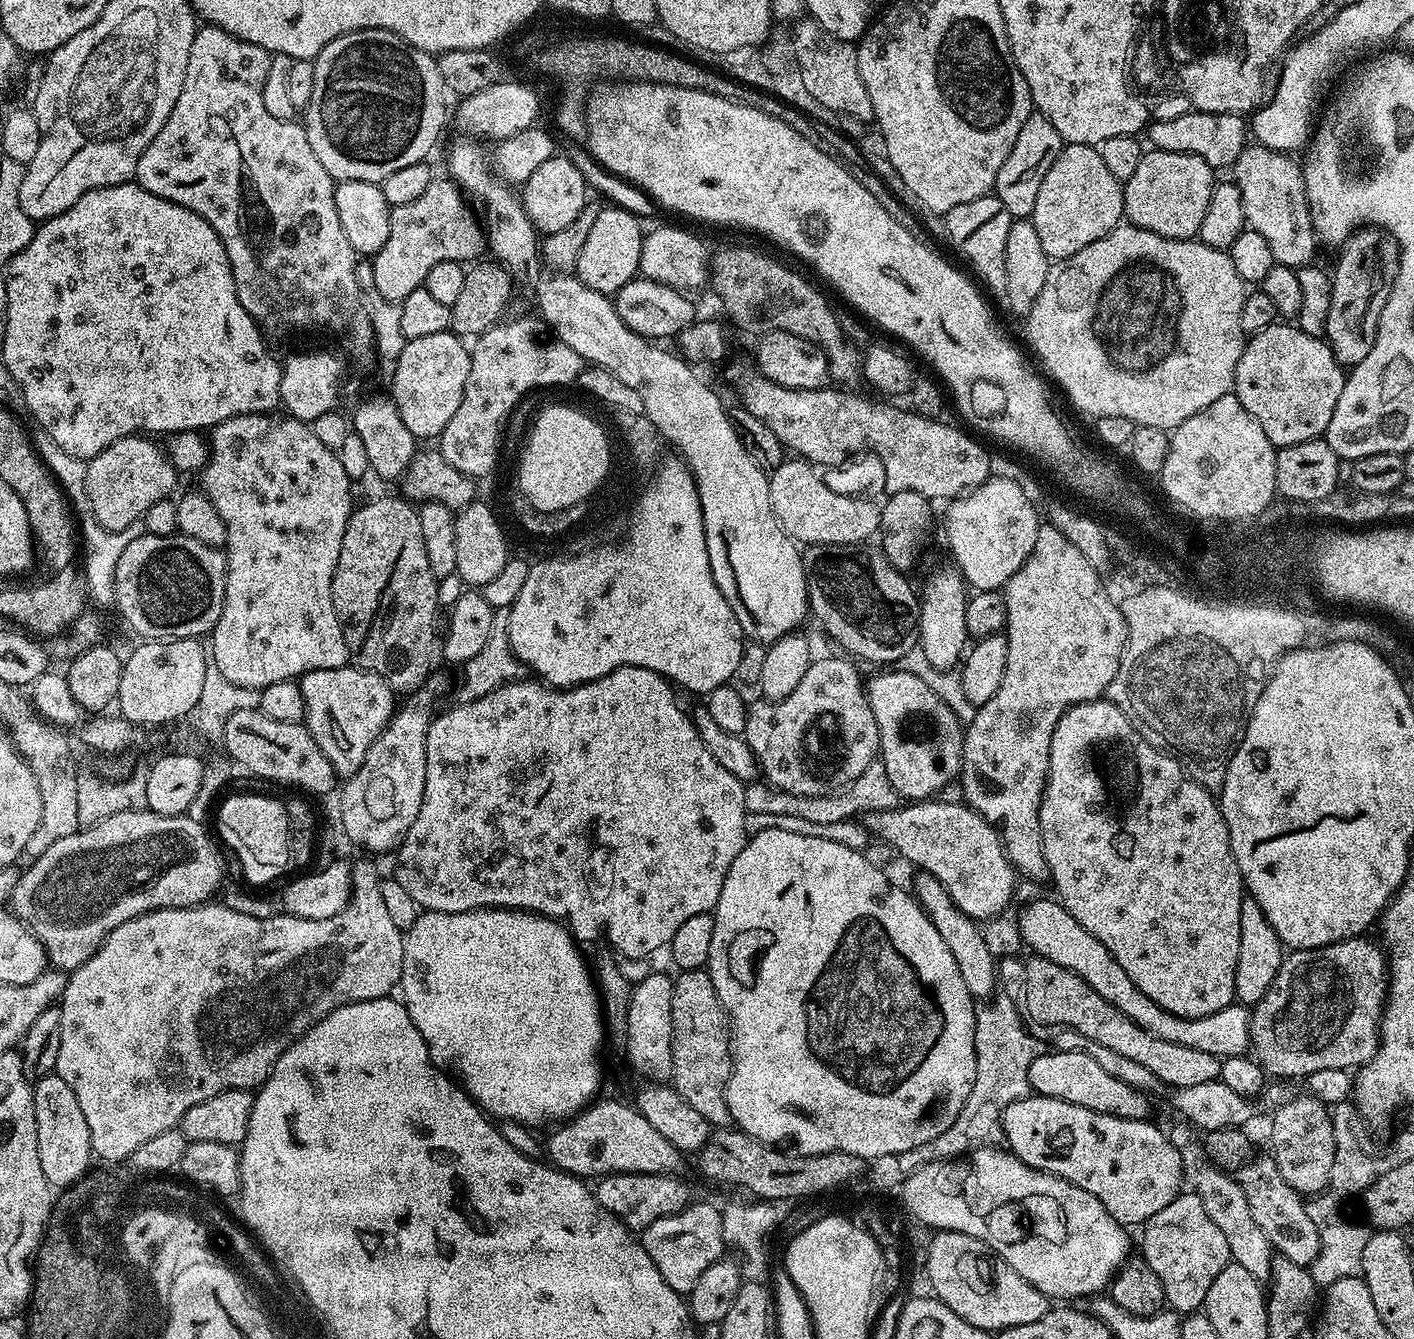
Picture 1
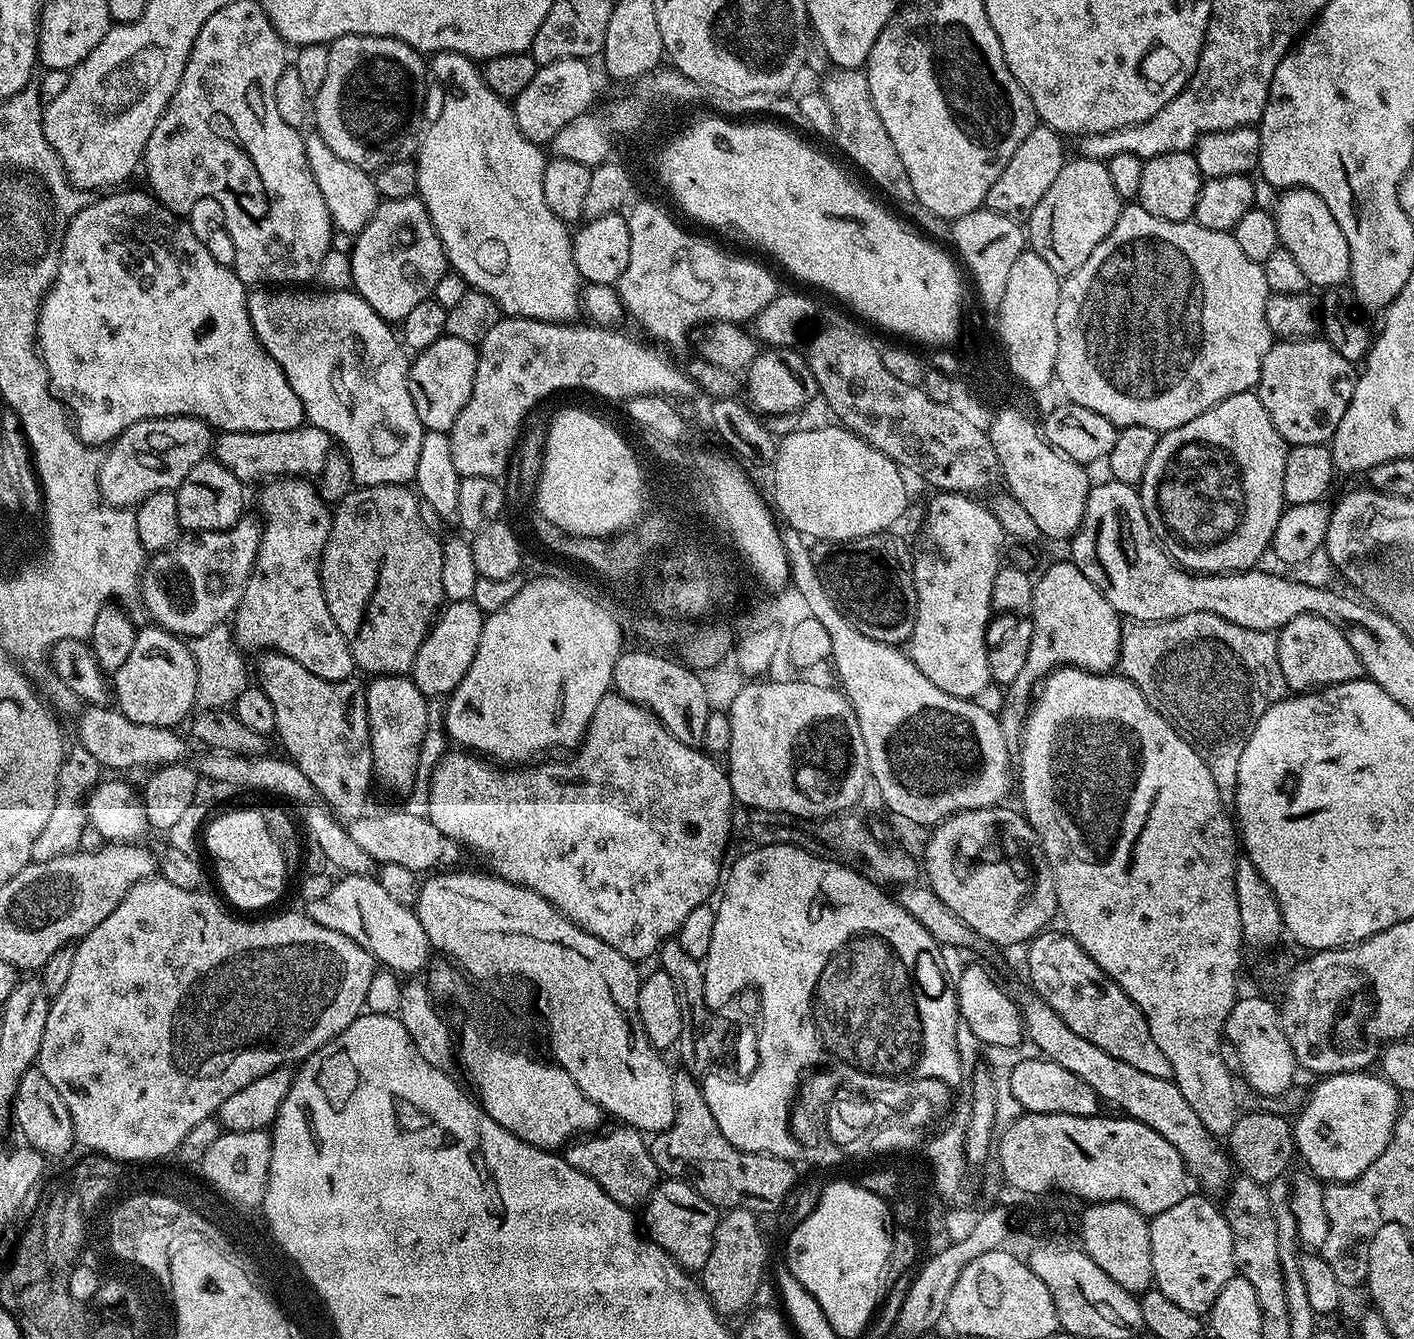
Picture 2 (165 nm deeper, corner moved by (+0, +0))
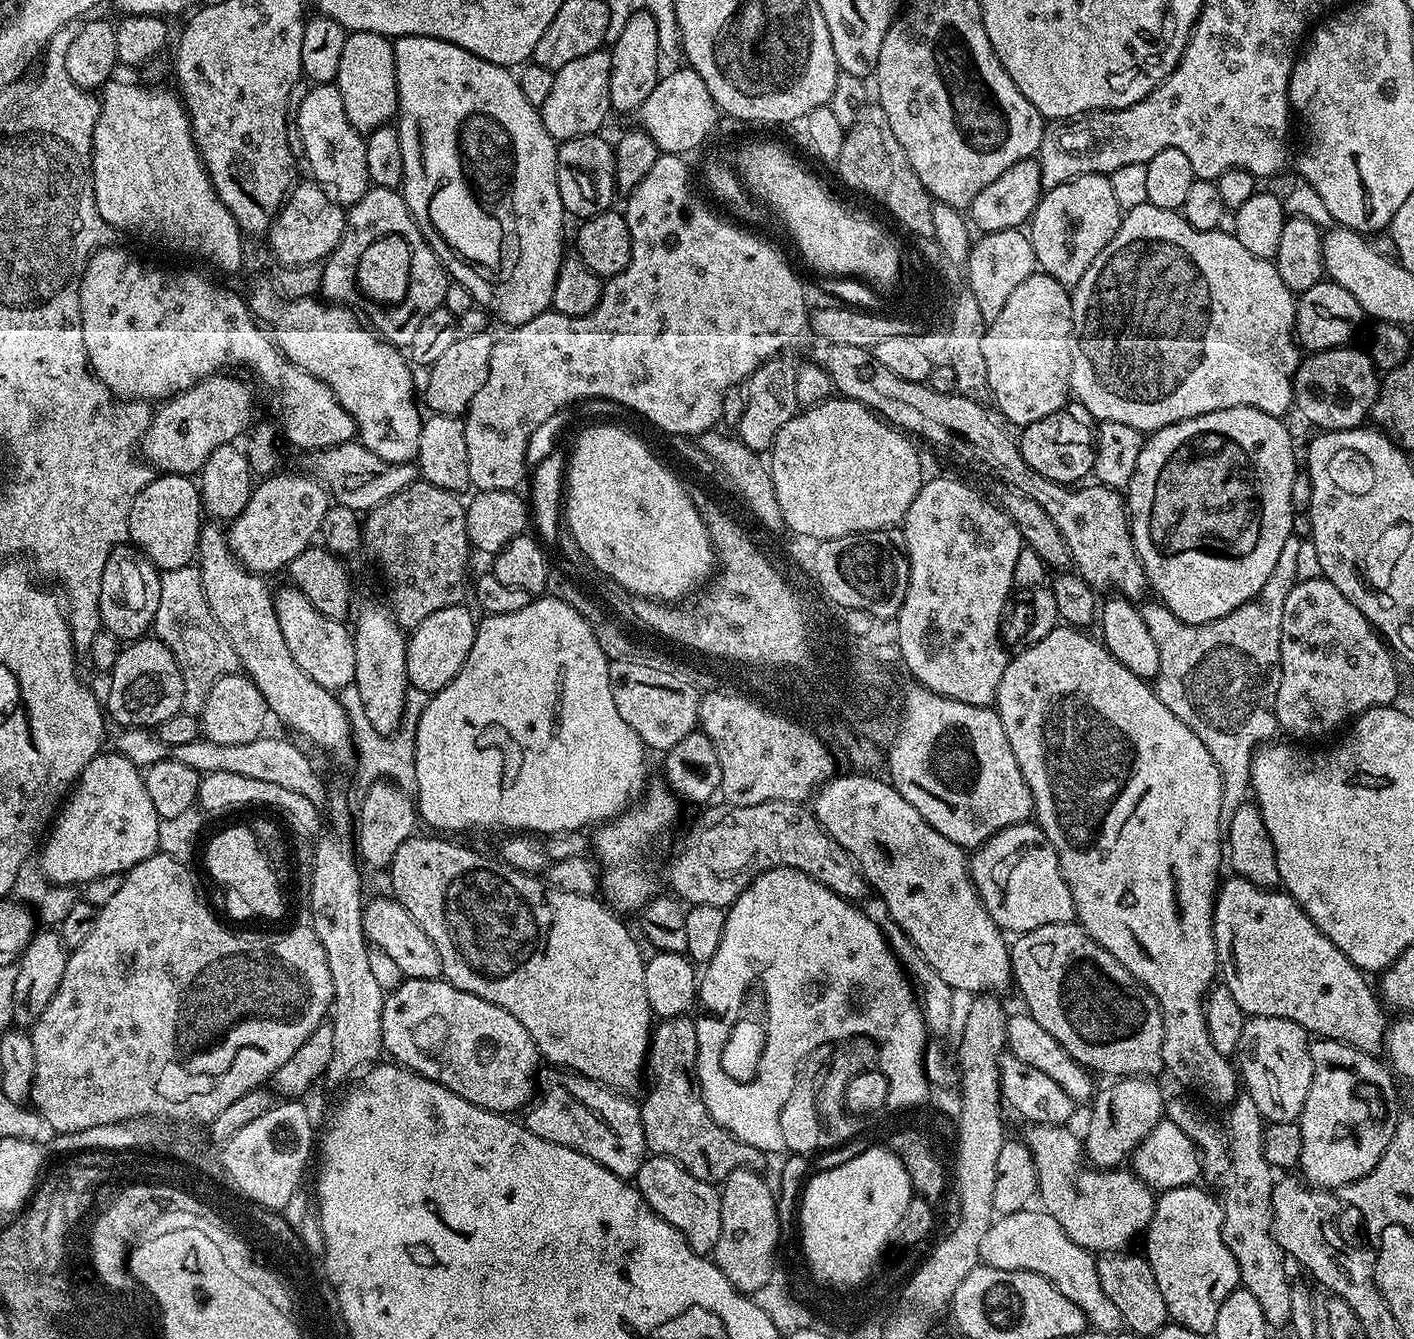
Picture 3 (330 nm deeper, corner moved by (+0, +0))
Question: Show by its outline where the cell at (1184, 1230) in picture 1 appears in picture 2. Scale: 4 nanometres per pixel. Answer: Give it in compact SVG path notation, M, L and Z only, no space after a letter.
M1199 1195L1184 1196L1178 1206L1170 1206L1170 1210L1162 1210L1151 1217L1148 1229L1154 1287L1166 1294L1174 1306L1204 1314L1211 1309L1222 1286L1237 1275L1237 1270L1230 1226L1224 1221L1223 1211L1217 1205L1215 1208L1207 1195Z

